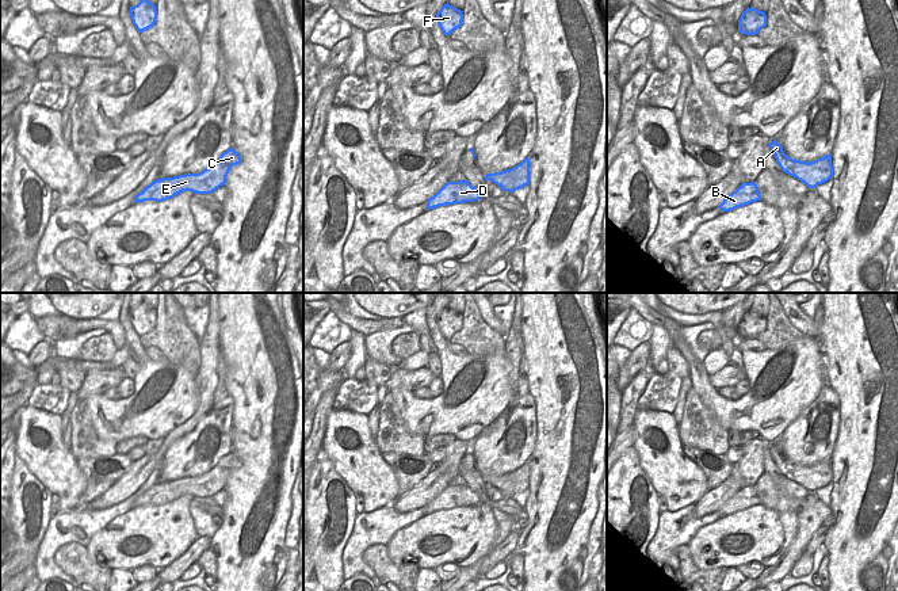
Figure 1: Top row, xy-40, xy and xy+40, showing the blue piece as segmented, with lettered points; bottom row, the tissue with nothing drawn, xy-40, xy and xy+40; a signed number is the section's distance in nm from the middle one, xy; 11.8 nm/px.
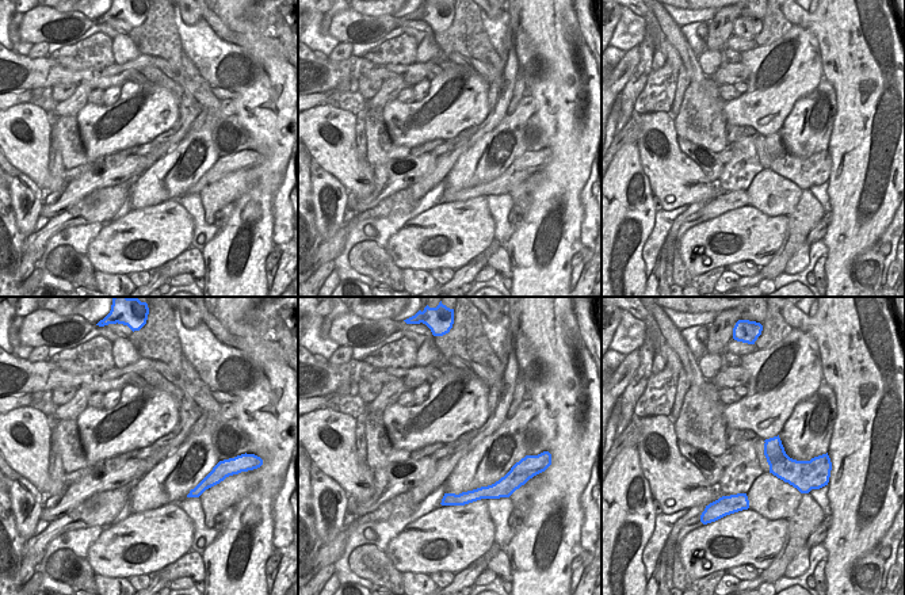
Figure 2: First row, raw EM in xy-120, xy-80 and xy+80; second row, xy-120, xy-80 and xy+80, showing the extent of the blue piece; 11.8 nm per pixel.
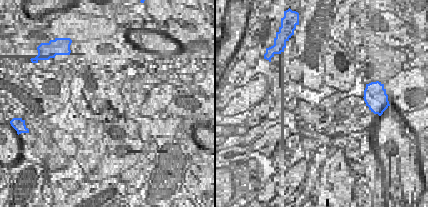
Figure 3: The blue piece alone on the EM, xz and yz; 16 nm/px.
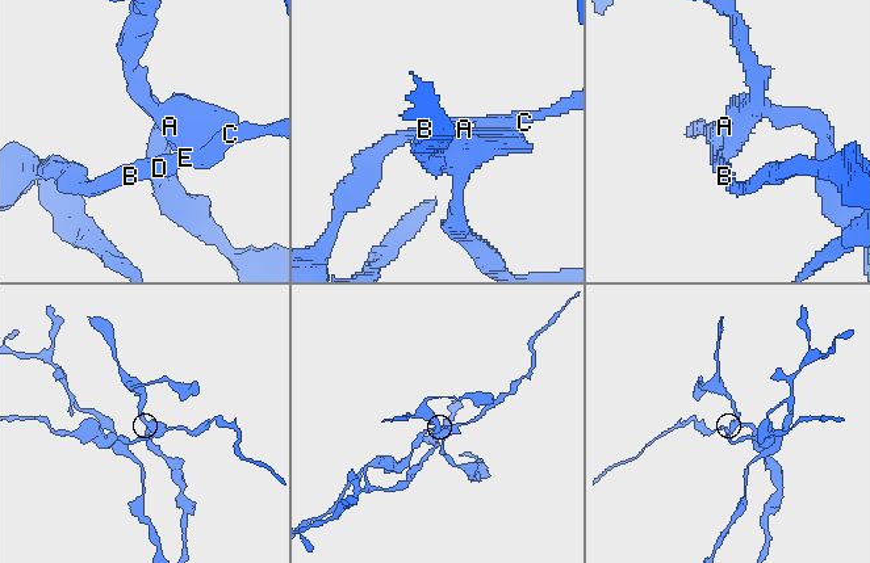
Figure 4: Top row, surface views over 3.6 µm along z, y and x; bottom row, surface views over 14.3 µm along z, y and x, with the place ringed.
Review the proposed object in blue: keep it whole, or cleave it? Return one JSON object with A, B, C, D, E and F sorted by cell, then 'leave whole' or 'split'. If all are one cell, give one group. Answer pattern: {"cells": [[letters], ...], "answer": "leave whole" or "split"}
{"cells": [["A", "F"], ["B", "C", "D", "E"]], "answer": "split"}

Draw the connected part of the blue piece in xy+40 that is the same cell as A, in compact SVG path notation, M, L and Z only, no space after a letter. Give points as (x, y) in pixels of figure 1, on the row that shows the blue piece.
M776 140L771 141L769 148L782 171L796 178L809 188L815 188L833 176L832 153L807 163L788 157Z

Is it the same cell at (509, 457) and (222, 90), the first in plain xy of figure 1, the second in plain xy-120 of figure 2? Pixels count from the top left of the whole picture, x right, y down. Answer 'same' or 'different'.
different

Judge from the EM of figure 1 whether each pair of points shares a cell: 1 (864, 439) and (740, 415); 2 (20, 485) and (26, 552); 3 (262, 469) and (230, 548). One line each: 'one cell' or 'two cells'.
1: two cells
2: one cell
3: one cell

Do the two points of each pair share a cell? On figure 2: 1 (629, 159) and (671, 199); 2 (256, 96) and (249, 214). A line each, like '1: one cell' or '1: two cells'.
1: two cells
2: one cell

